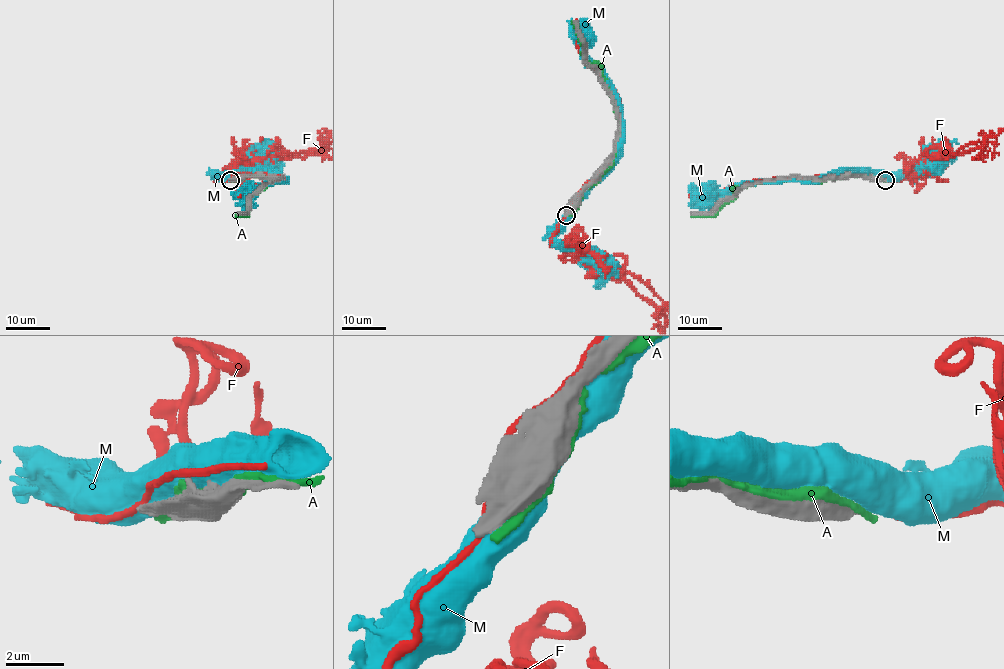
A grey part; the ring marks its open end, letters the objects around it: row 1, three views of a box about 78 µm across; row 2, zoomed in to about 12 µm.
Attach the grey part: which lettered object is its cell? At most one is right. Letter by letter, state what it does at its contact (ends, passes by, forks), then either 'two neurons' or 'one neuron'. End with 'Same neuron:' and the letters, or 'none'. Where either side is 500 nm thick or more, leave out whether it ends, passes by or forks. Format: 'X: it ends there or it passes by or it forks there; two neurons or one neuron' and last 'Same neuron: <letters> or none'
A: two neurons
F: it passes by; two neurons
M: two neurons
Same neuron: none

